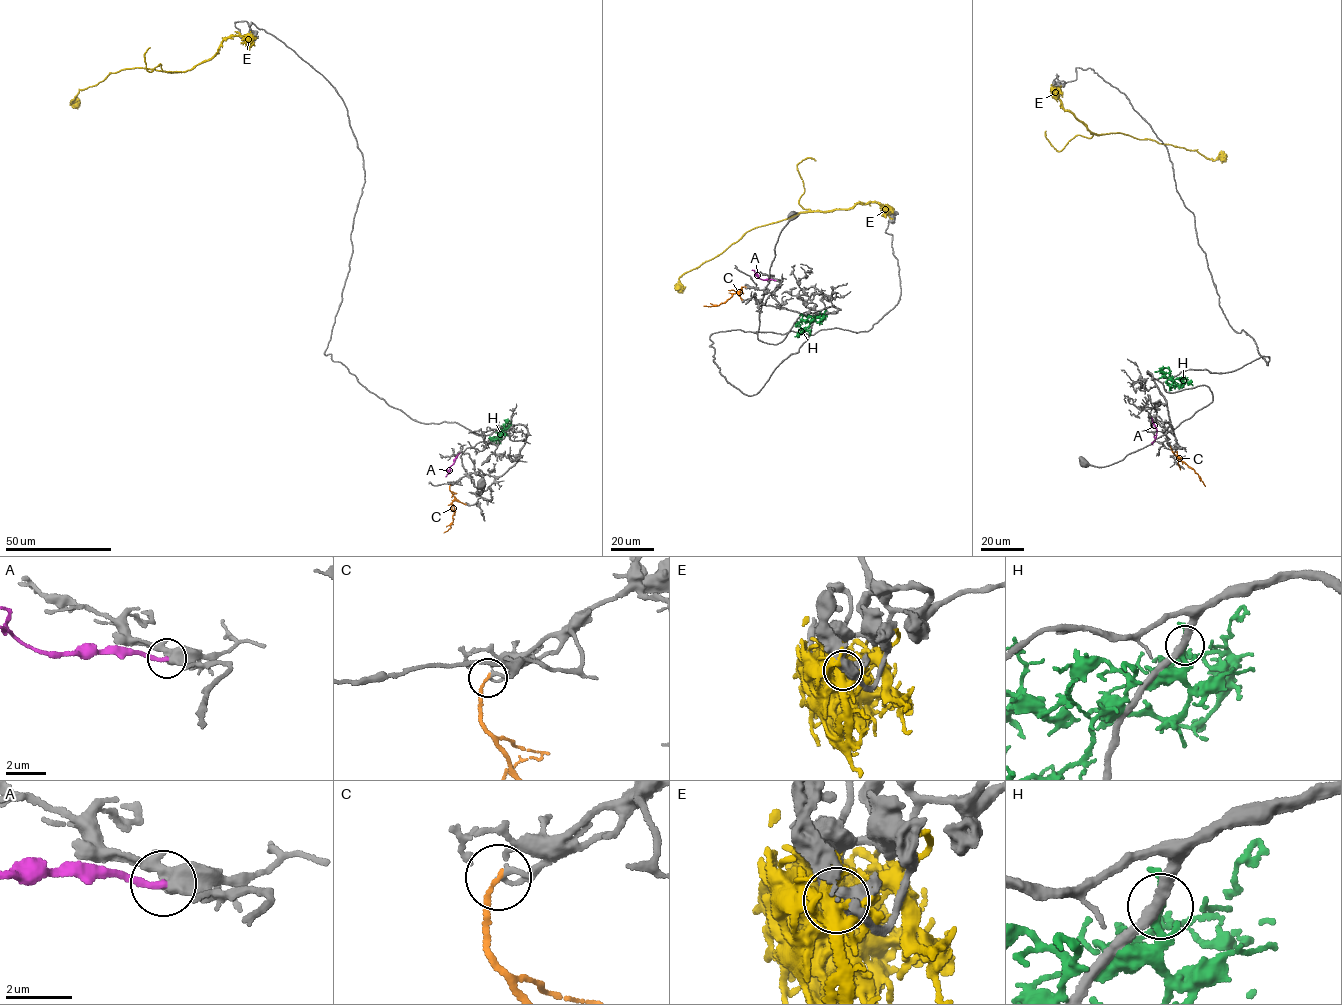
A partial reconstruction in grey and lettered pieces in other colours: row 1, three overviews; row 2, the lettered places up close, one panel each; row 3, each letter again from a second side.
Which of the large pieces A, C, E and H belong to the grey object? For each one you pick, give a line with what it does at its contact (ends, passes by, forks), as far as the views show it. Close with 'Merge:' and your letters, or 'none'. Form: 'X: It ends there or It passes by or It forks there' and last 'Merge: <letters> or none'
A: It ends there
Merge: A

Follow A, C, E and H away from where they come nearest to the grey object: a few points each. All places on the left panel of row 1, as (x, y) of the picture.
A: (460, 453), (445, 477)
C: (450, 485), (454, 498), (453, 520), (444, 532)
E: (247, 37), (224, 39), (214, 56), (185, 71), (136, 67), (110, 73), (79, 90), (71, 102), (80, 101)
H: (507, 429), (496, 443)

